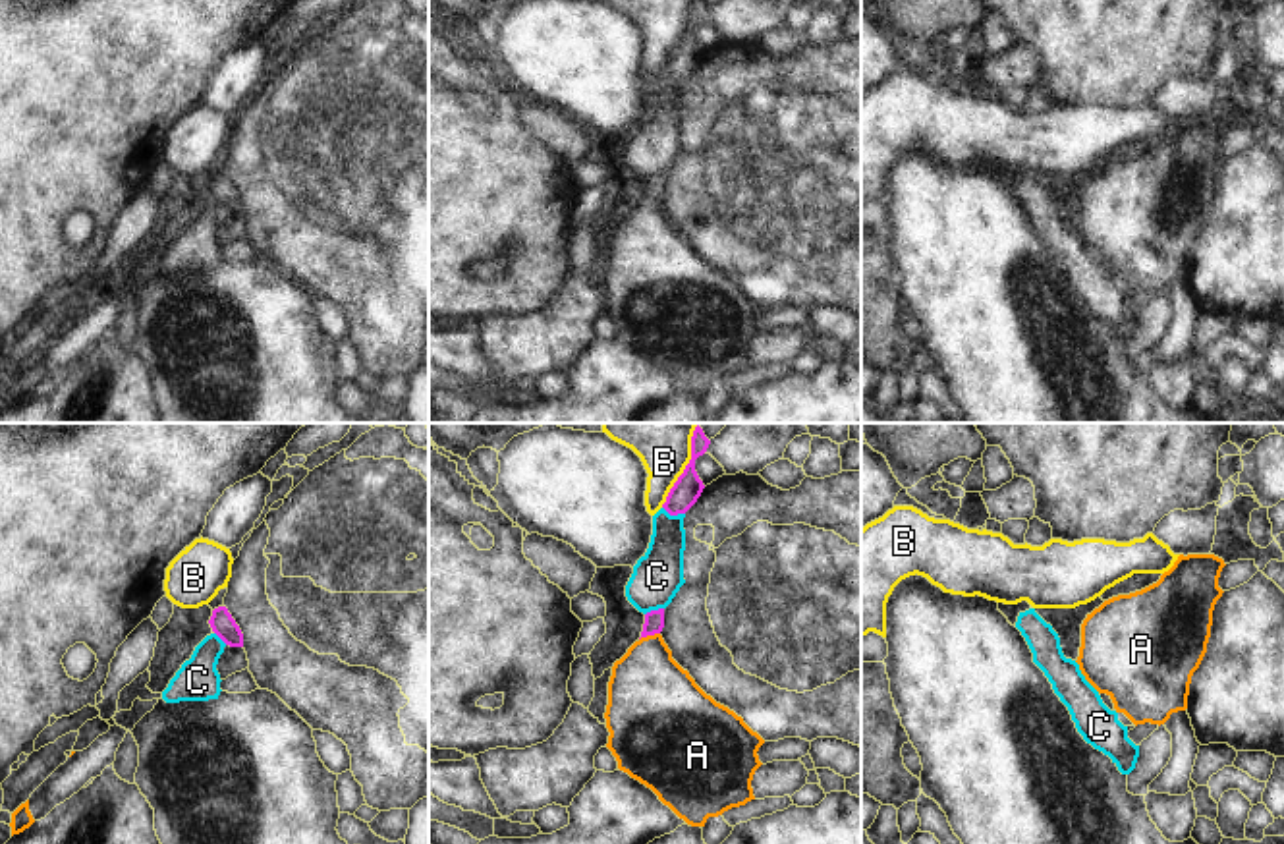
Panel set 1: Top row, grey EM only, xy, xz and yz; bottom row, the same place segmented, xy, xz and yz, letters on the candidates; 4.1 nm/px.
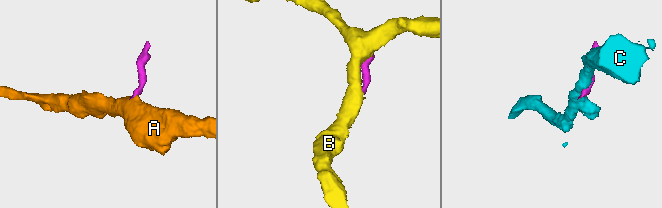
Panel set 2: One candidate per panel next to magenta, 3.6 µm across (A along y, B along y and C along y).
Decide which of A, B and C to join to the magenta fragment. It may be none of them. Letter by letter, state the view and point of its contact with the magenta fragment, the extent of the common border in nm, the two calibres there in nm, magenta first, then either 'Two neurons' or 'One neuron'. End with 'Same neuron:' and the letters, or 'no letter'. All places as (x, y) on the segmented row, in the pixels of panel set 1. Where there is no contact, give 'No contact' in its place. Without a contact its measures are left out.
A: Touches magenta at xz (649, 634). Shared border 90 nm. Thickness 80 nm (magenta) against 360 nm. One neuron
B: Touches magenta at xz (686, 466). Shared border 380 nm. Thickness 120 nm (magenta) against 300 nm. Two neurons
C: Touches magenta at xz (674, 514). Shared border 100 nm. Thickness 120 nm (magenta) against 190 nm. Two neurons
Same neuron: A

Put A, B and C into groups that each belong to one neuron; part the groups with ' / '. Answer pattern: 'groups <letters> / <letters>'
groups A / B / C

